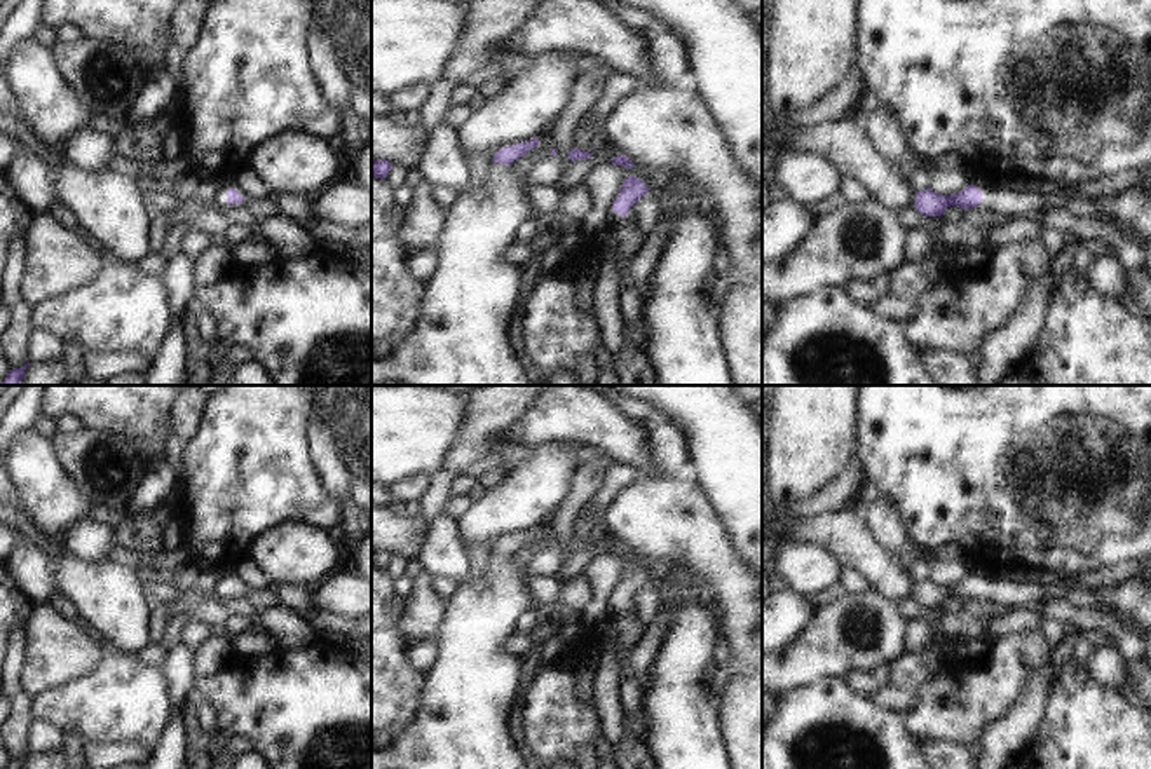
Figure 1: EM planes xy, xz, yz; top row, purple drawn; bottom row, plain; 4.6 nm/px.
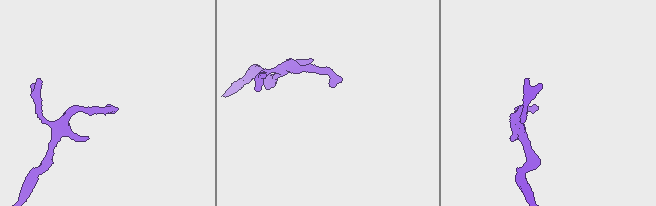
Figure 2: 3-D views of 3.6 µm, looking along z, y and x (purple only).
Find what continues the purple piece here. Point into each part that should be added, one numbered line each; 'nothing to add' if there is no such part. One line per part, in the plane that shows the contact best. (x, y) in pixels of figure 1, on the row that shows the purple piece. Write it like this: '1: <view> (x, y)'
1: yz (1015, 204)

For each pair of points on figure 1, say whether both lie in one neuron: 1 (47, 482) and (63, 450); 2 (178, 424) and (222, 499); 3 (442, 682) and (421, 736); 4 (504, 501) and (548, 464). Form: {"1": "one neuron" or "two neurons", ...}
{"1": "two neurons", "2": "two neurons", "3": "one neuron", "4": "one neuron"}

